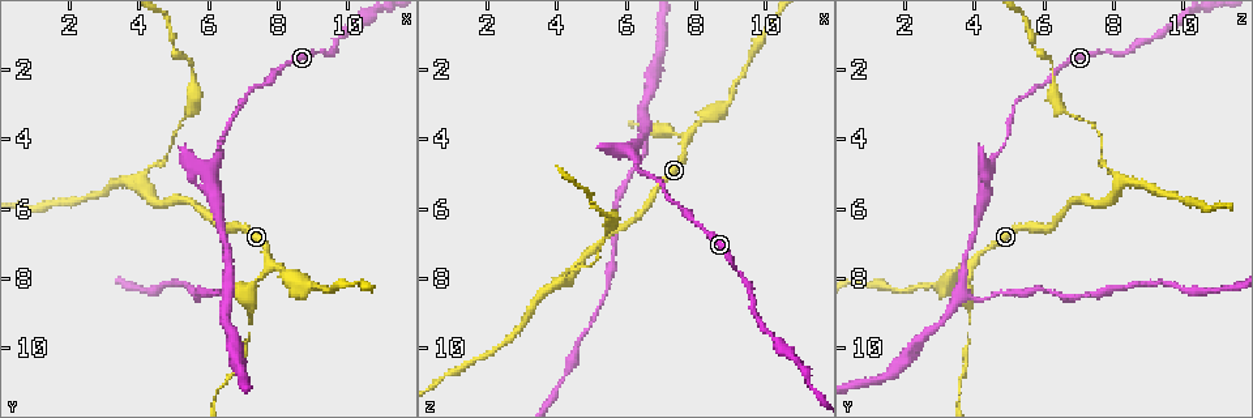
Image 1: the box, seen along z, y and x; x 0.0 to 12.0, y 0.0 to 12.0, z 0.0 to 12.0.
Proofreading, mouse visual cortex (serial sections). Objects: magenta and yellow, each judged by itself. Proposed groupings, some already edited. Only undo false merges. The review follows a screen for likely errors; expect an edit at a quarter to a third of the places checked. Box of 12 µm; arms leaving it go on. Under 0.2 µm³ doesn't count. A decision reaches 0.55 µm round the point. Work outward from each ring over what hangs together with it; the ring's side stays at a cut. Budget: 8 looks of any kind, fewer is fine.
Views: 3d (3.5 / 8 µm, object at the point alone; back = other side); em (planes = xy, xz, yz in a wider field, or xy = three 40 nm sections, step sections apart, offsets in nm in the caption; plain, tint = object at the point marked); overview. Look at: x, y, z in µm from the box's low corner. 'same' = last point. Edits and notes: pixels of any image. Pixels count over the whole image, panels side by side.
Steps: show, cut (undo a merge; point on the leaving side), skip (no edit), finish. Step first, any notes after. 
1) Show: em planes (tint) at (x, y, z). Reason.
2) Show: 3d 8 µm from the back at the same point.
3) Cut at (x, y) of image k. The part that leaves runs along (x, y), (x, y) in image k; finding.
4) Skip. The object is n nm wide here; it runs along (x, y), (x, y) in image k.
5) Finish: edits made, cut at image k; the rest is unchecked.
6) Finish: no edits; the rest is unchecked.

Show: 3d 8 µm at (6.5, 8.4, 3.6). Abrupt turn.

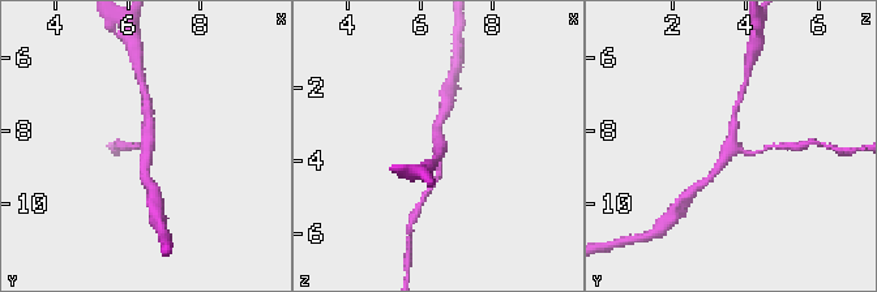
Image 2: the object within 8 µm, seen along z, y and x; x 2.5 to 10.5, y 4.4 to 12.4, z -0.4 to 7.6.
Show: em xy step 3 (tint) at (6.6, 8.3, 3.6). 3 arms meet here; the arms are 200, 200, 300 nm wide.

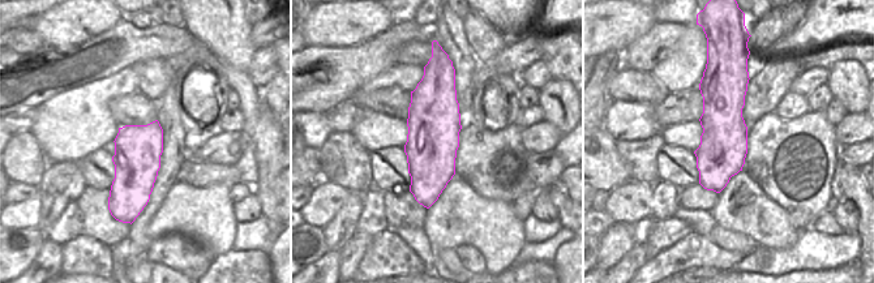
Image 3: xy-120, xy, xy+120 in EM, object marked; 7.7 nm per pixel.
Skip. It runs along (738, 106), (732, 145), (713, 176) in image 2; all the same cell.

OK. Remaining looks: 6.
Show: 3d 8 µm at (4.1, 5.2, 8.1).

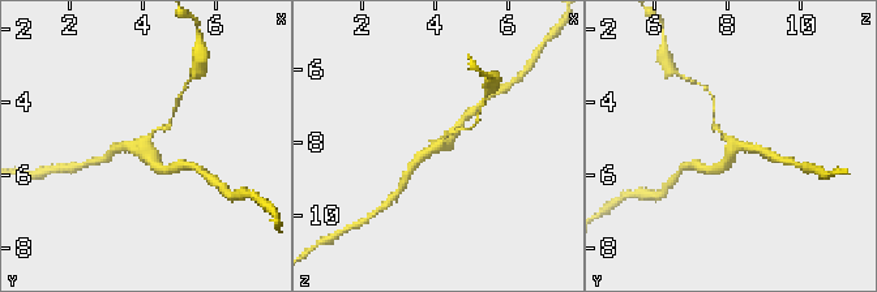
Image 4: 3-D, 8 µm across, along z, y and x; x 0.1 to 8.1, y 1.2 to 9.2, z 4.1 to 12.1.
Show: 3d 3.5 µm at (4.0, 5.2, 8.1). Zoom in.

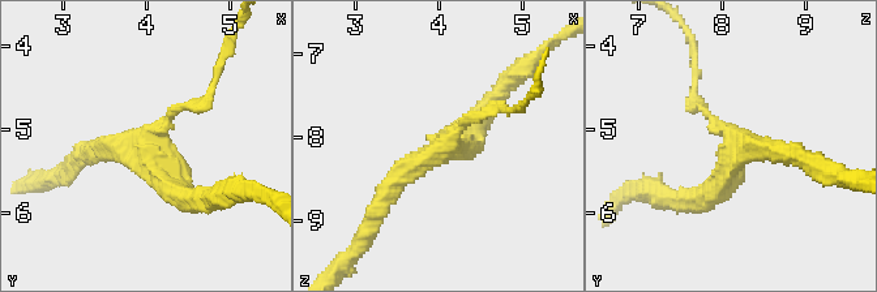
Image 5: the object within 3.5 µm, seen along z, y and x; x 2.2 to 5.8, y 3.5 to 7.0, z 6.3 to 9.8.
Show: em xy step 5 (tint) at (4.05, 5.25, 8.15).

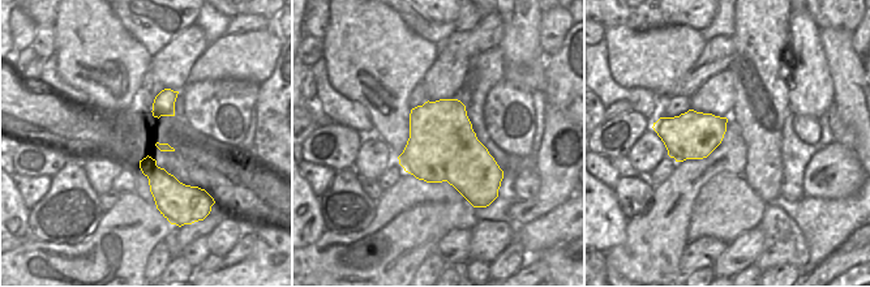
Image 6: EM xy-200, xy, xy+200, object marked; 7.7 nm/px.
Skip. The arms are 150, 250, 250 nm wide; it runs along (697, 202), (731, 175), (734, 138), (693, 102) in image 5; continuous, no second cell.

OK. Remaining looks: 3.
Show: 3d 3.5 µm from the back at (5.5, 1.9, 6.3). Abrupt turn.

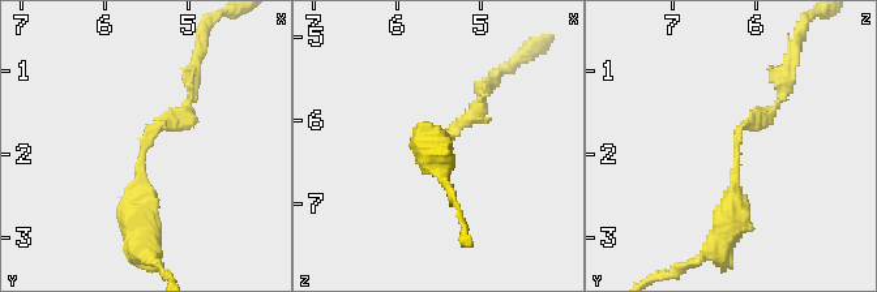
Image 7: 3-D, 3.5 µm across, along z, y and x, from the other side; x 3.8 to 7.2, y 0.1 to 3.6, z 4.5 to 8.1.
Show: em xy step 3 (tint) at (5.55, 1.90, 6.25). The arms are 200, 350 nm wide; shape alone is not enough.

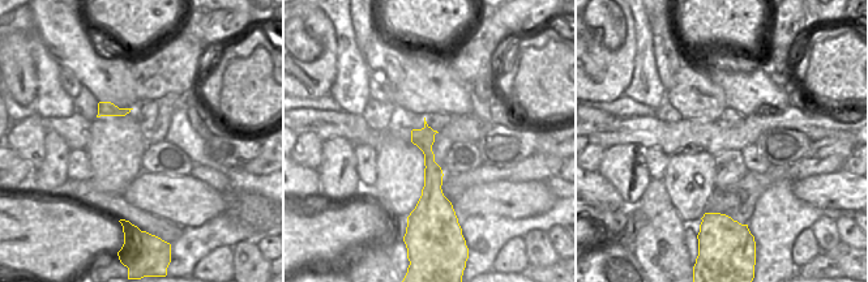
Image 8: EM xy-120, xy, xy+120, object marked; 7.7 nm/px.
Show: em planes (tint) at the same point. Cut it another way.

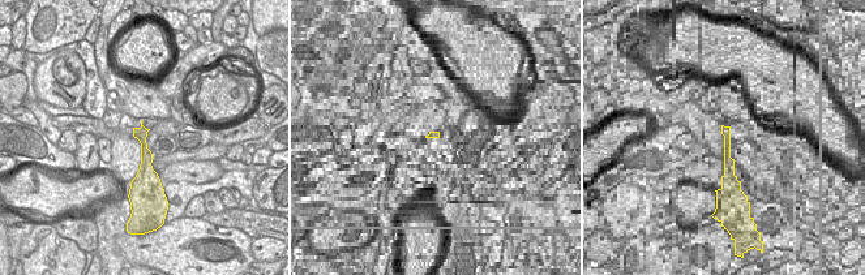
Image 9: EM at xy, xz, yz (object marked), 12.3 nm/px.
Skip. The object is 180 nm wide here; it runs along (141, 129), (145, 172), (140, 177) in image 9; one cell here.

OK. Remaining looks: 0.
Finish: no edits; the rest is unchecked.

